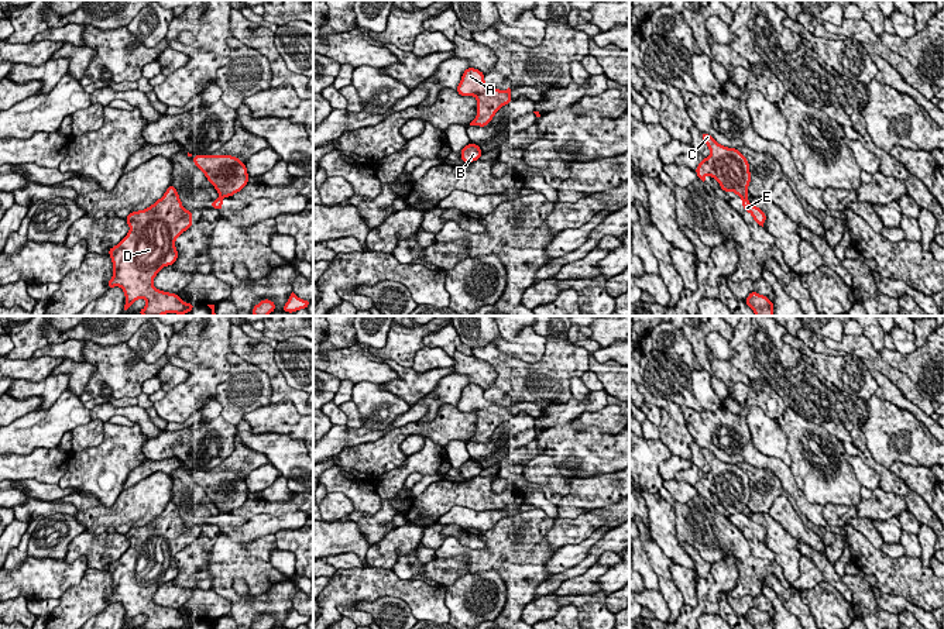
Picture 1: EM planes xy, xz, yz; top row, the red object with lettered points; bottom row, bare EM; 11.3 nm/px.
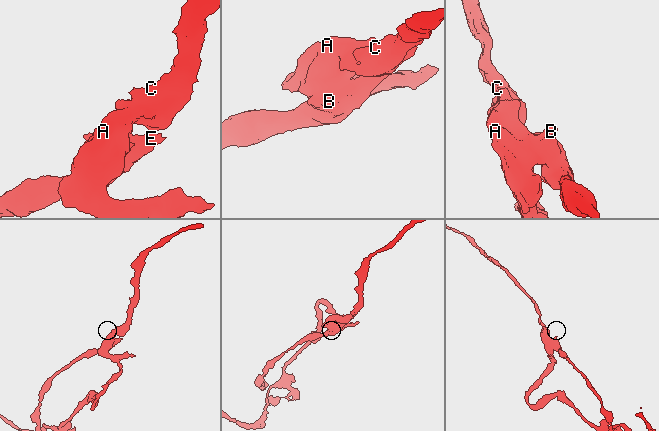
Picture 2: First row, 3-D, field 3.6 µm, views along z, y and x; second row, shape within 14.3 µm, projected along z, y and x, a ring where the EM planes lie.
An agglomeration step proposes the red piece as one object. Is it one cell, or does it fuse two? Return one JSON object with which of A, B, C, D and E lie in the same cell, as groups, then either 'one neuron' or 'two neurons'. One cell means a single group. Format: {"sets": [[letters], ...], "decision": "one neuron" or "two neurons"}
{"sets": [["A", "C", "D"], ["B", "E"]], "decision": "two neurons"}

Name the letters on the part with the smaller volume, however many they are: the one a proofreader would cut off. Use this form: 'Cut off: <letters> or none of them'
Cut off: B, E

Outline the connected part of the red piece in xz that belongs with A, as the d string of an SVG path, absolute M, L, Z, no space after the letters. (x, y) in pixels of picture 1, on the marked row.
M467 68L457 86L460 96L474 96L477 99L477 116L470 126L485 127L495 113L511 103L511 89L500 90L484 82L484 73L476 68Z

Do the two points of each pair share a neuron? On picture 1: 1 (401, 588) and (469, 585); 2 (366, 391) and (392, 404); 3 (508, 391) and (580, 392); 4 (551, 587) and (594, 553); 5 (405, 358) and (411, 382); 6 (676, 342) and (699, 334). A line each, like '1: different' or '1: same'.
1: different
2: same
3: different
4: same
5: different
6: different

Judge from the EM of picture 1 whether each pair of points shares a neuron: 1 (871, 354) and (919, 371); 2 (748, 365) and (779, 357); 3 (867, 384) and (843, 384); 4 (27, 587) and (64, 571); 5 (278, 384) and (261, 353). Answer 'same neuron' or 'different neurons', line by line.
1: different neurons
2: different neurons
3: same neuron
4: same neuron
5: same neuron

